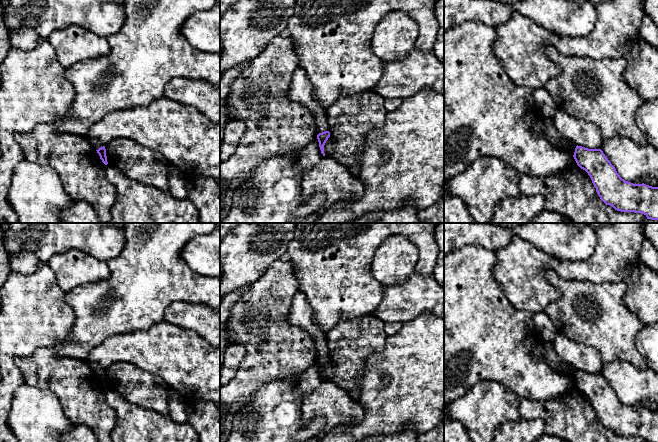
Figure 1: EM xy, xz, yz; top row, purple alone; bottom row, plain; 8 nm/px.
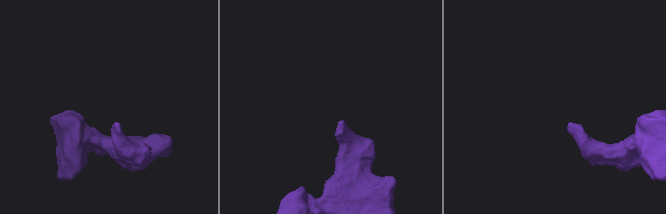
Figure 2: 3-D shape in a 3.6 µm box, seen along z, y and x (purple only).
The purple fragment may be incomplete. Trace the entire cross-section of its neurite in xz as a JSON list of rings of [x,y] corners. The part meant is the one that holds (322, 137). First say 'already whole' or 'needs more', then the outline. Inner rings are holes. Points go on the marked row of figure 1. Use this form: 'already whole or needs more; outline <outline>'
already whole; outline [[[325,131],[325,132],[319,133],[317,135],[317,139],[318,139],[318,142],[319,142],[319,147],[320,147],[320,150],[321,150],[321,153],[323,154],[323,156],[325,156],[324,145],[325,145],[326,141],[328,140],[329,137],[330,137],[330,132],[329,131]]]

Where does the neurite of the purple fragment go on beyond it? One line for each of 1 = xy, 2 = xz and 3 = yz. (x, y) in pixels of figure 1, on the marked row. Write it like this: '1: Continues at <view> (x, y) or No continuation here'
1: No continuation here
2: No continuation here
3: No continuation here

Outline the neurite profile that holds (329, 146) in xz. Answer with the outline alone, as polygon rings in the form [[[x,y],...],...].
[[[330,135],[330,137],[328,138],[328,140],[324,145],[325,156],[331,156],[334,148],[335,148],[335,141],[334,141],[334,138]]]

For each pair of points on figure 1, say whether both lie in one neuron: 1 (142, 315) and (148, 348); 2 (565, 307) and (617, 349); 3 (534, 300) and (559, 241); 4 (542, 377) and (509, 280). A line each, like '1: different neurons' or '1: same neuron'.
1: different neurons
2: same neuron
3: different neurons
4: different neurons

